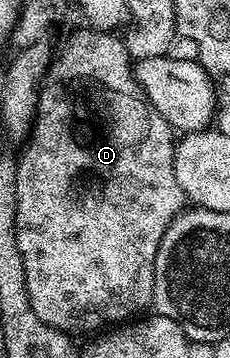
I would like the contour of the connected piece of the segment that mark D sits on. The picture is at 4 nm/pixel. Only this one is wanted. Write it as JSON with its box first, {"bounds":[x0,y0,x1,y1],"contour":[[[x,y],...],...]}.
{"bounds":[16,30,187,337],"contour":[[[87,30],[87,35],[74,35],[62,47],[62,52],[53,56],[49,67],[45,68],[38,89],[38,105],[28,138],[25,140],[22,155],[18,159],[16,173],[16,241],[20,245],[20,257],[24,261],[24,274],[27,277],[28,297],[40,321],[64,331],[71,337],[79,337],[85,331],[98,333],[111,325],[122,325],[141,316],[145,307],[154,302],[154,266],[156,253],[164,233],[172,225],[177,215],[187,206],[186,194],[176,181],[174,168],[175,132],[156,113],[156,109],[146,99],[144,89],[134,76],[134,63],[125,42],[117,34]]]}

